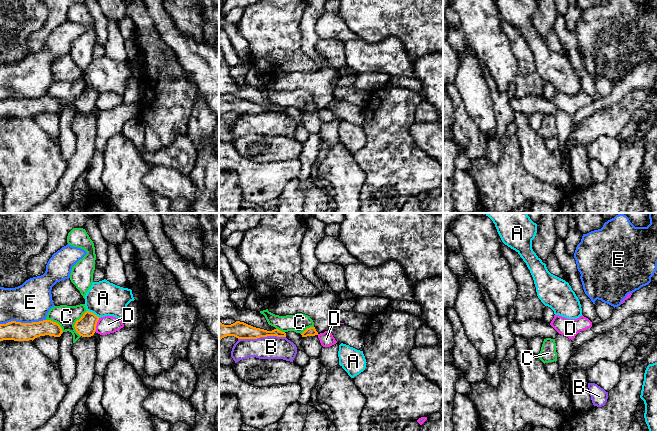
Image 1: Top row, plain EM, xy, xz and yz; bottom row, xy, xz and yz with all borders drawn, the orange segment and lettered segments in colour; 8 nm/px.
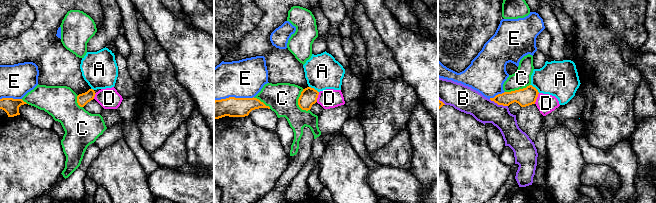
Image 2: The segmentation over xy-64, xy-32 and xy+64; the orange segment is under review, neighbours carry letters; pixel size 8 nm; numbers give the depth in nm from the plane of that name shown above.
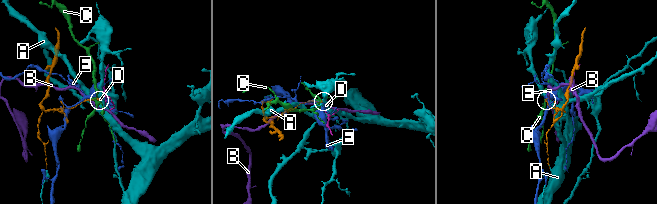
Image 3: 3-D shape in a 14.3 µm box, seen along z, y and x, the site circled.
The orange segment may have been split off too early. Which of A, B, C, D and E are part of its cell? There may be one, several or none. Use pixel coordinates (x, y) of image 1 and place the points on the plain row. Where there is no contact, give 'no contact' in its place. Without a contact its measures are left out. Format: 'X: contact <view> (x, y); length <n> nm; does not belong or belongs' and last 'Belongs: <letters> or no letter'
A: contact xy (93, 89); length 120 nm; does not belong
B: contact xz (261, 112); length 380 nm; does not belong
C: contact xy (75, 99); length 220 nm; does not belong
D: contact xy (96, 100); length 120 nm; does not belong
E: contact xy (22, 99); length 380 nm; does not belong
Belongs: no letter

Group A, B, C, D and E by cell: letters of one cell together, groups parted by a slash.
A / B / C / D / E

